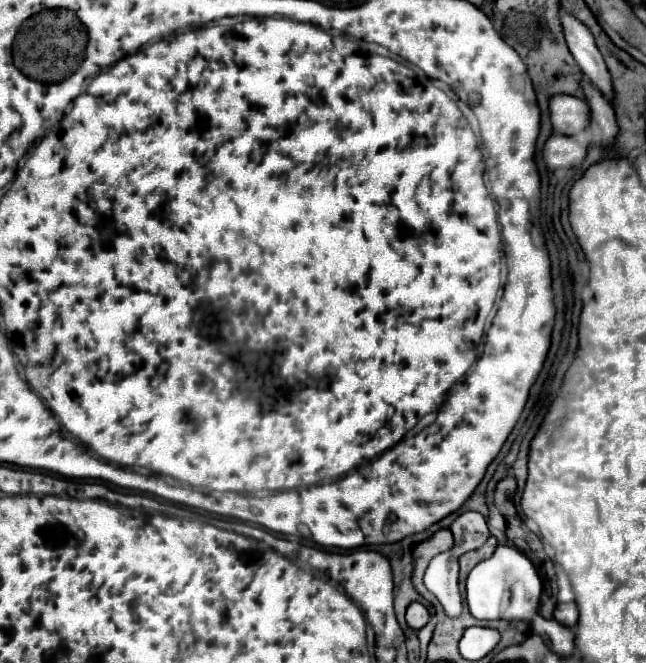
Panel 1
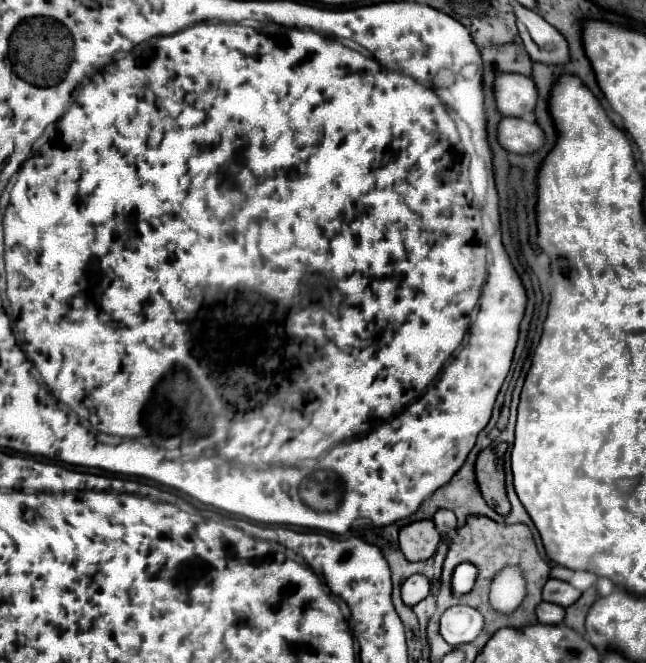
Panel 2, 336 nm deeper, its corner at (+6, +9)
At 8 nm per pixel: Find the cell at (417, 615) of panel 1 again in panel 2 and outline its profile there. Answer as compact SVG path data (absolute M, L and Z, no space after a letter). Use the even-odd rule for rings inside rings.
M414 574L402 584L402 600L410 608L416 606L420 600L424 600L428 592L430 592L430 582L422 574Z

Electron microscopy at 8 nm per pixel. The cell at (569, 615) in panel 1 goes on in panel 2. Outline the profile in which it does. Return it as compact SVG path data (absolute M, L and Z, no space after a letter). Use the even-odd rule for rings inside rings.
M550 578L546 584L544 584L544 600L546 602L554 602L554 604L560 604L560 606L570 606L572 602L576 602L580 596L580 590L574 588L570 582L564 582L564 580L554 580Z

